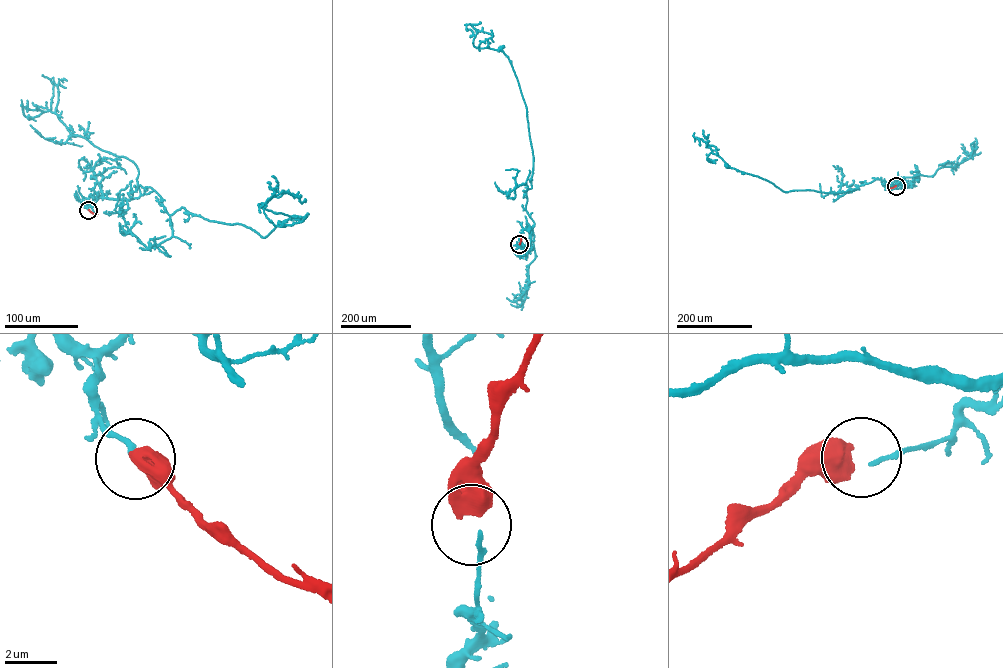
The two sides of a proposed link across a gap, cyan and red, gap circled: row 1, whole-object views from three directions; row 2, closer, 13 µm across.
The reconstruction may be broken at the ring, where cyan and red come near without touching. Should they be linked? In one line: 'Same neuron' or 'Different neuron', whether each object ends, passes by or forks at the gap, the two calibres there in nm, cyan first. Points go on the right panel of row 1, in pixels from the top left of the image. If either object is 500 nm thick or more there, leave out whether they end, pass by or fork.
Different neuron. Thickness 160 nm (cyan) against 550 nm

